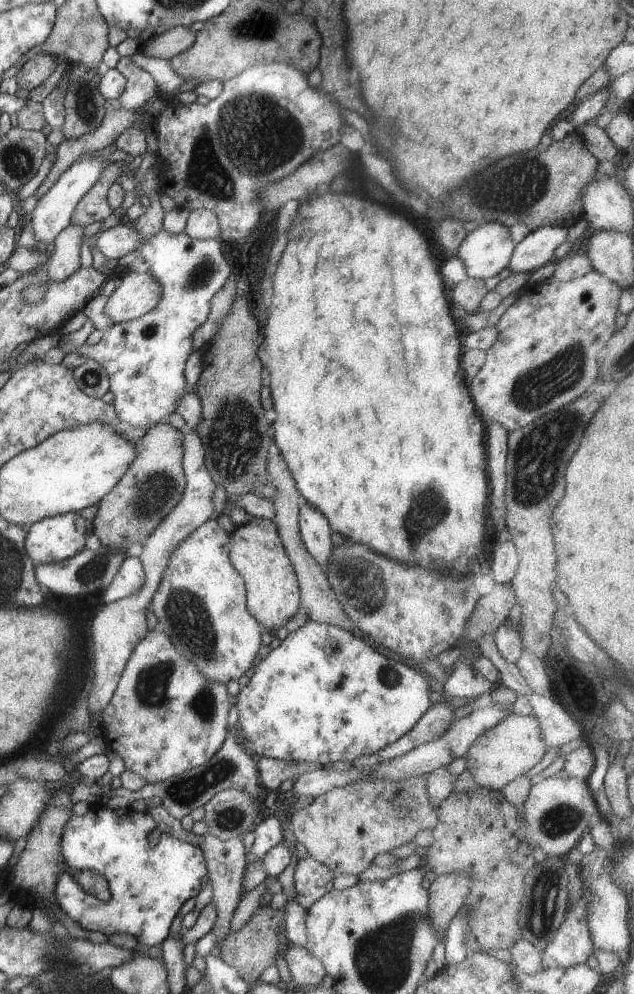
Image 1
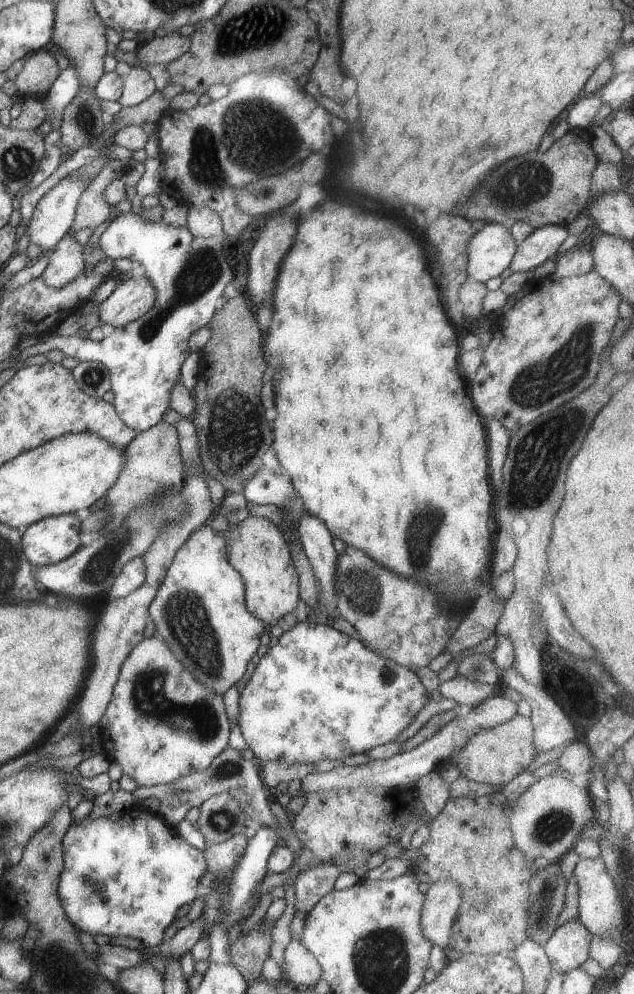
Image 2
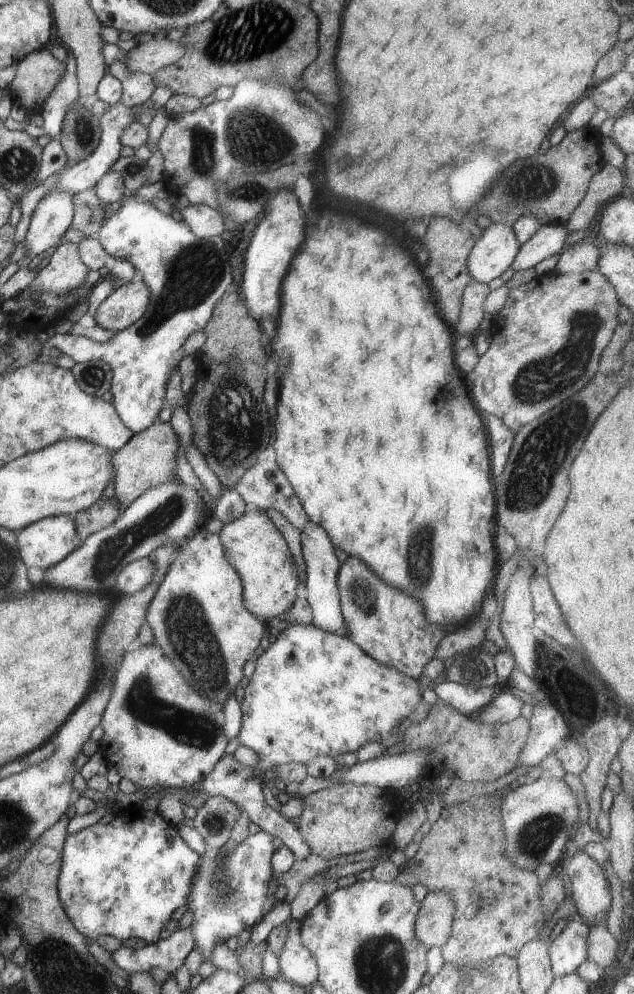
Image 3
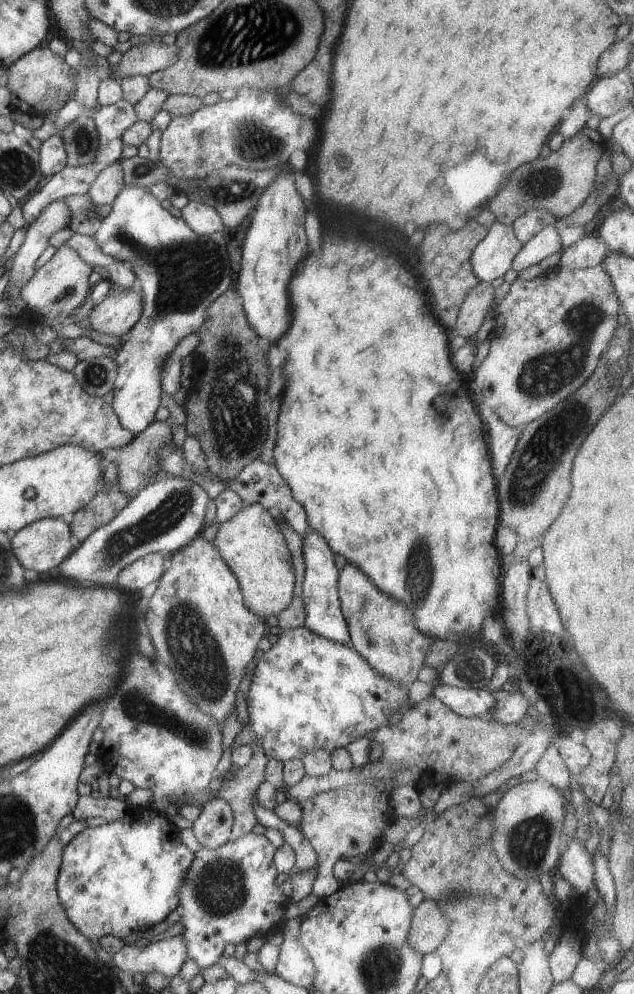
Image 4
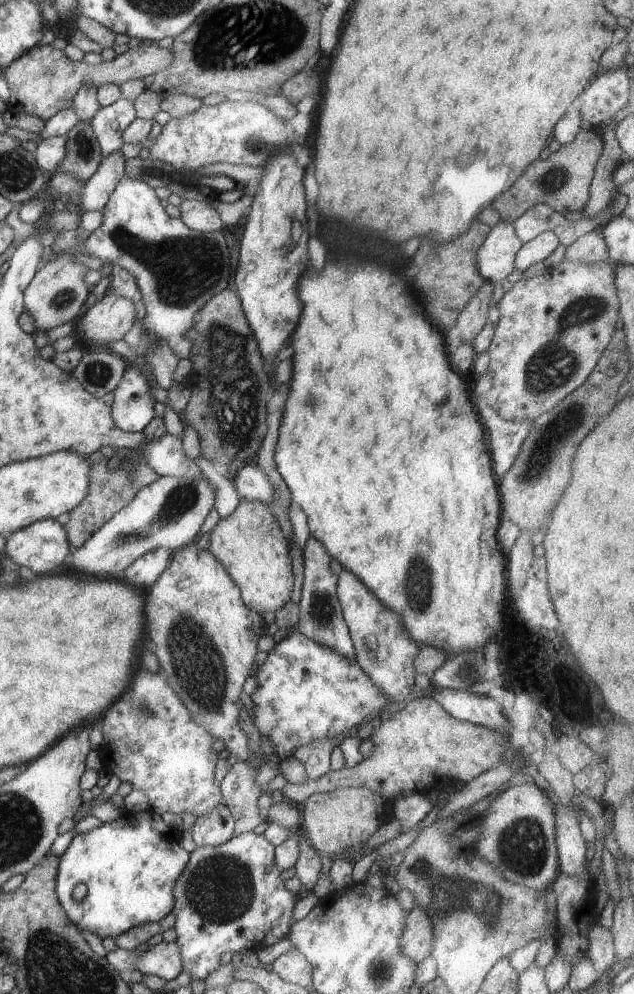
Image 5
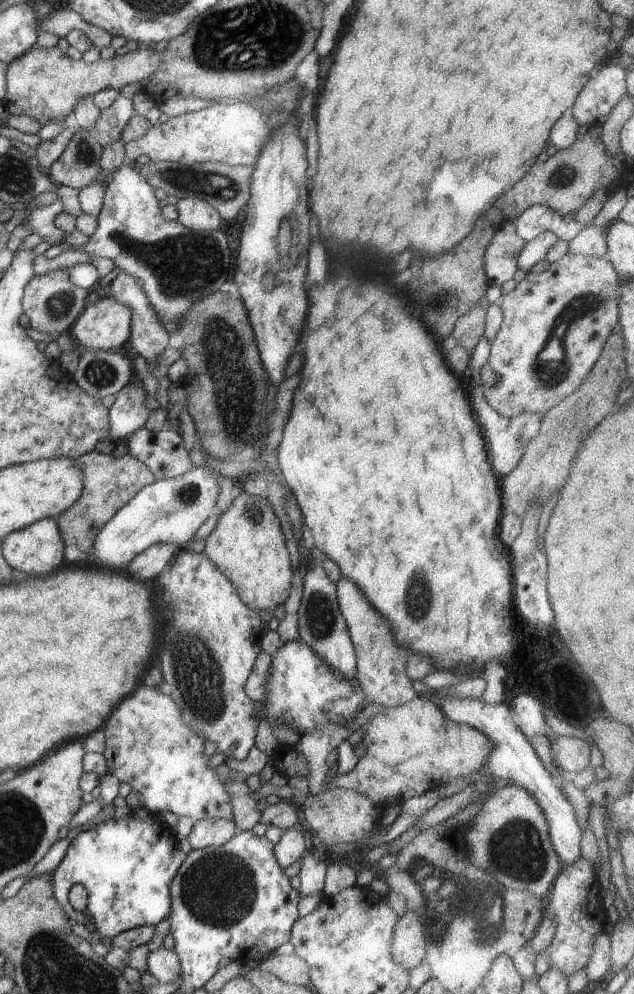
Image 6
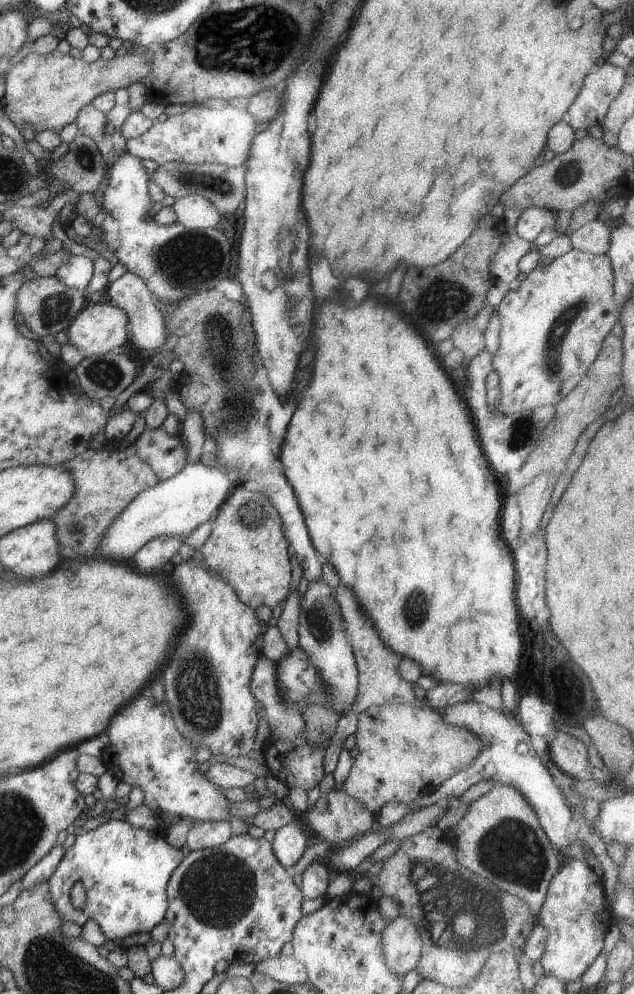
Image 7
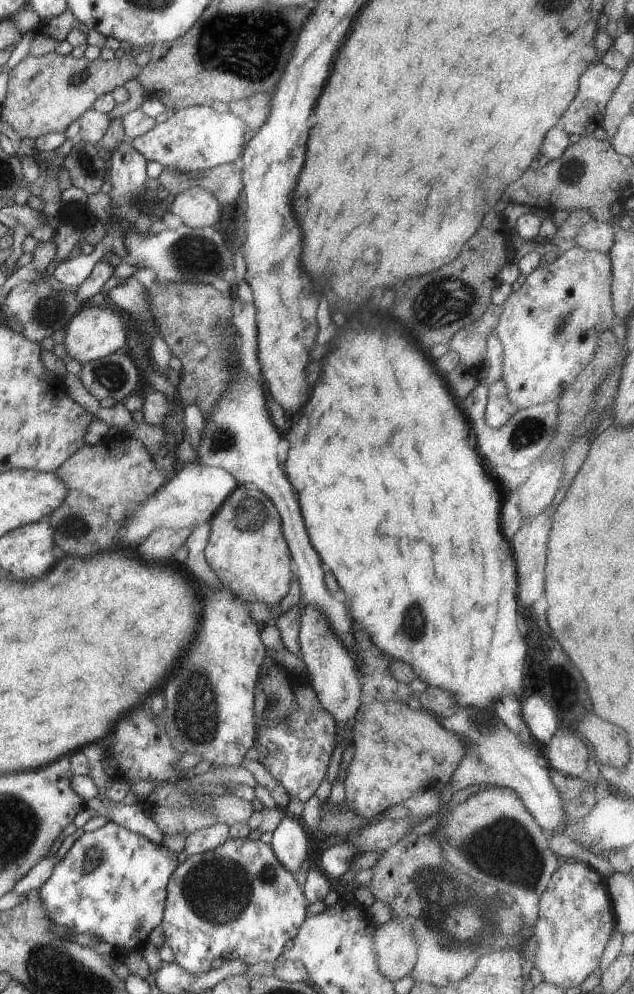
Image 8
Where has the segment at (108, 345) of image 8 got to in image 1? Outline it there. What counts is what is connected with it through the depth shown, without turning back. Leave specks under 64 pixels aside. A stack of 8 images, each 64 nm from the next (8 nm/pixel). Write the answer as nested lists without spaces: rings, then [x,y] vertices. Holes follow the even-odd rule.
[[[150,272],[118,277],[117,287],[107,300],[105,311],[114,323],[144,316],[154,310],[162,298],[162,285]]]

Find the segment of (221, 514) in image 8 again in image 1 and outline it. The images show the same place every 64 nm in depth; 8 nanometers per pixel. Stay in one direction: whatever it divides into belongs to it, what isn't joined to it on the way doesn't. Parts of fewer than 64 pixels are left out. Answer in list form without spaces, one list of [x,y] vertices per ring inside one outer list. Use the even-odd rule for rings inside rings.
[[[254,519],[230,534],[229,559],[245,580],[247,609],[261,626],[272,633],[286,626],[301,605],[299,584],[289,556],[283,547],[278,527],[272,520]]]

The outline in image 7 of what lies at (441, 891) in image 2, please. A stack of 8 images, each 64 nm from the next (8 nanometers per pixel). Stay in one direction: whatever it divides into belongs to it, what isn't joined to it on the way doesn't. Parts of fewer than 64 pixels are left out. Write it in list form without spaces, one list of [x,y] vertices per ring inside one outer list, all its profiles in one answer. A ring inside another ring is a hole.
[[[398,916],[382,932],[382,954],[396,976],[406,976],[418,967],[422,955],[422,940],[416,922],[408,916]]]

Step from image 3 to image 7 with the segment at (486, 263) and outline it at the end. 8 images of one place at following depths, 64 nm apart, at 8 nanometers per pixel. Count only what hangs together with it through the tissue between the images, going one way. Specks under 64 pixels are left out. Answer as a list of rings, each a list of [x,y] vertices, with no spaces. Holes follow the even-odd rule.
[[[514,227],[503,228],[501,240],[502,246],[498,248],[495,263],[492,264],[492,275],[496,281],[511,283],[520,274],[520,258],[532,252],[534,244],[520,238]]]

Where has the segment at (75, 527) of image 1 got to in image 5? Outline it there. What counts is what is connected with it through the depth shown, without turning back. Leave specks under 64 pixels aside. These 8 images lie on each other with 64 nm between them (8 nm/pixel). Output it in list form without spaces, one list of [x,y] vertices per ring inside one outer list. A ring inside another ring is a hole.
[[[44,519],[21,528],[6,537],[6,554],[19,566],[30,568],[36,574],[50,574],[52,570],[65,568],[64,558],[70,554],[70,544],[63,520]]]

